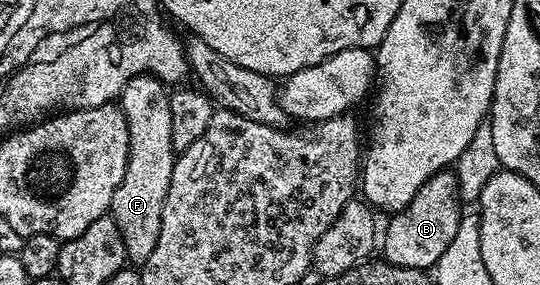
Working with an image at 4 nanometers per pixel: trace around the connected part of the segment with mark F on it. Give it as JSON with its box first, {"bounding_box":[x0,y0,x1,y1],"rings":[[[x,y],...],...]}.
{"bounding_box":[109,73,175,264],"rings":[[[149,73],[132,78],[121,92],[119,105],[129,125],[129,159],[123,180],[119,188],[115,188],[115,196],[109,205],[111,216],[119,228],[119,236],[123,236],[125,257],[130,263],[144,264],[155,252],[155,244],[159,244],[159,228],[163,224],[163,204],[167,200],[167,188],[171,184],[171,172],[175,161],[175,151],[171,144],[171,104],[170,91],[166,83],[153,78]]]}

